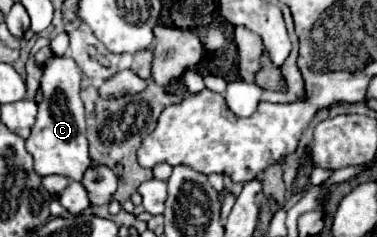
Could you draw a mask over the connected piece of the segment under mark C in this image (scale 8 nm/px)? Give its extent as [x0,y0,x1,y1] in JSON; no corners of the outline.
[26,56,90,180]

